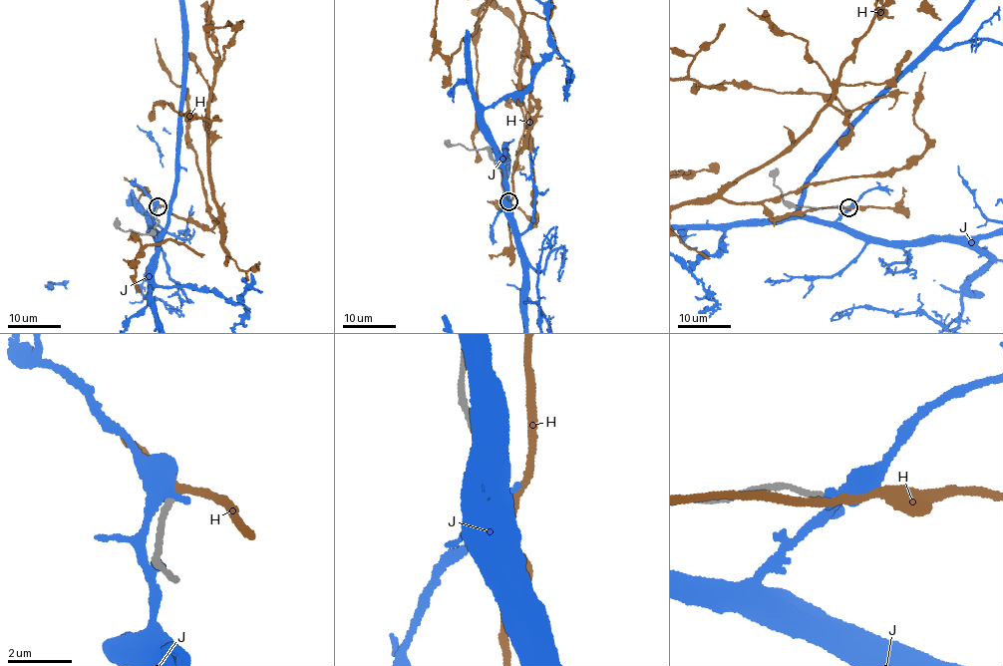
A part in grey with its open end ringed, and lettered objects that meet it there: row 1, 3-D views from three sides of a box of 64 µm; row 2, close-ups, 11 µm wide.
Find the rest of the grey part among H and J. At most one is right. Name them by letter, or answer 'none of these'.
H

